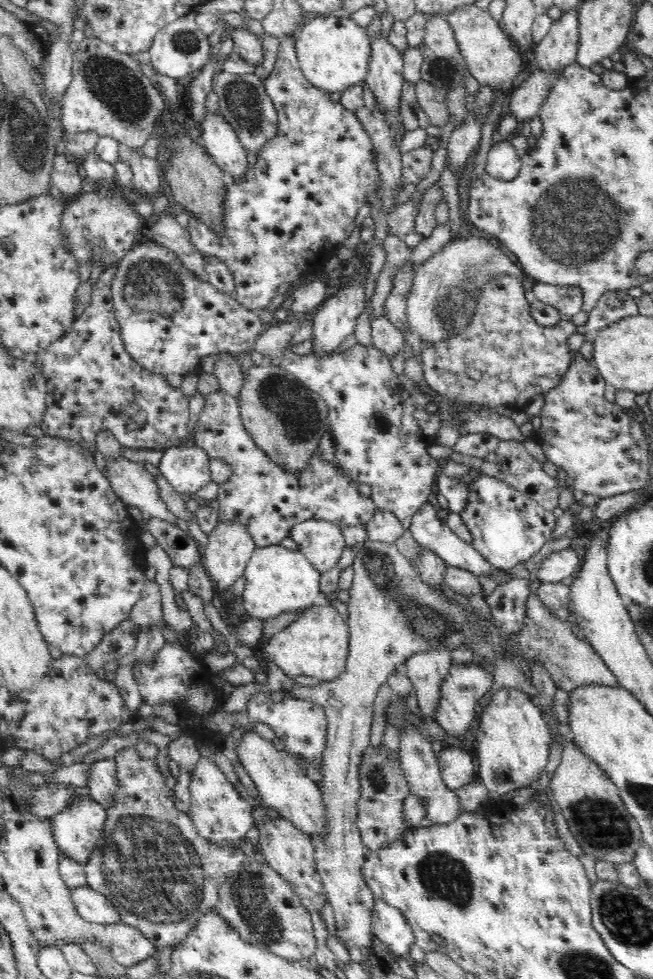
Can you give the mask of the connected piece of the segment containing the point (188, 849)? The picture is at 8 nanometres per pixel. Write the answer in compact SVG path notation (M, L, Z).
M132 745L115 754L115 761L117 775L123 785L119 788L119 801L107 808L105 833L85 865L87 886L105 894L116 906L120 906L123 922L140 929L156 947L171 945L173 948L196 926L198 918L210 906L215 906L221 883L242 869L249 849L218 849L200 837L190 815L174 807L173 791L166 786L156 759L142 759Z

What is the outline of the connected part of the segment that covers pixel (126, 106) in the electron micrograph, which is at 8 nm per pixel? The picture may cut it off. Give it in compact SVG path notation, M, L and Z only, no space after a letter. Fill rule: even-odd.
M96 36L84 37L73 52L72 82L62 106L62 123L67 134L92 133L98 138L109 137L126 145L133 154L144 153L146 141L152 135L155 123L165 109L161 91L140 69L139 61L129 53L120 52Z

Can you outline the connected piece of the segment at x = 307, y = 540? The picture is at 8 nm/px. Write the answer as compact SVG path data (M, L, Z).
M314 518L296 522L288 530L288 537L321 573L336 566L346 545L339 526Z

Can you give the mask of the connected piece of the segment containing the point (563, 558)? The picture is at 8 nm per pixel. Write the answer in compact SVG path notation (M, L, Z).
M562 548L558 552L549 554L546 560L542 560L538 564L536 576L541 584L560 583L563 579L572 577L577 572L580 559L574 549Z

